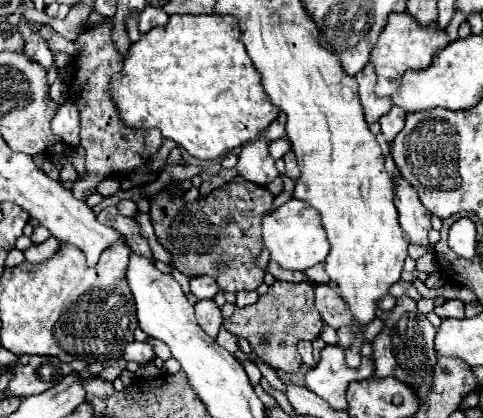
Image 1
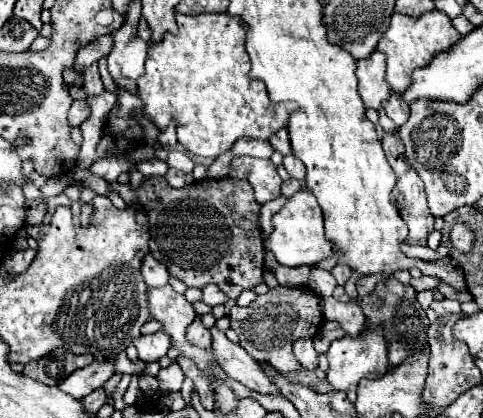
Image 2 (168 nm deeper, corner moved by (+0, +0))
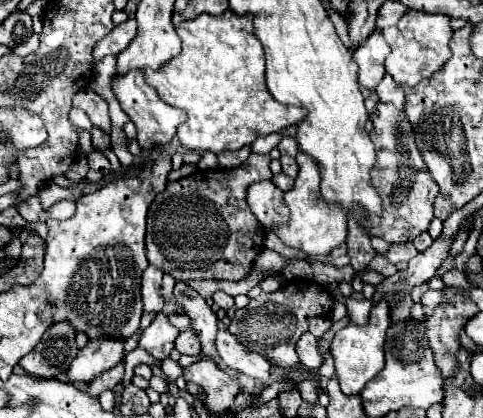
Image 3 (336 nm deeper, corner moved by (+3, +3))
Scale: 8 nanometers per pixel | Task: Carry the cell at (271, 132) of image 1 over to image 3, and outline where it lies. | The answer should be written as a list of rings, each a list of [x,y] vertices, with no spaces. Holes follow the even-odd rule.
[[[283,136],[277,148],[279,148],[279,152],[285,154],[285,156],[297,156],[297,152],[299,152],[297,142],[295,142],[295,138],[291,138],[291,136]]]

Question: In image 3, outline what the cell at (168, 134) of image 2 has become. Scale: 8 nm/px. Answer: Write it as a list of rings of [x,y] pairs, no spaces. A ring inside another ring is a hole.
[[[131,70],[131,72],[125,72],[125,74],[115,74],[113,80],[111,80],[111,88],[113,88],[113,94],[115,98],[119,100],[121,108],[125,110],[125,114],[135,122],[137,126],[137,142],[143,150],[149,150],[153,146],[163,146],[163,144],[169,144],[177,132],[177,126],[183,124],[187,120],[185,112],[181,112],[179,108],[173,108],[169,104],[165,104],[155,88],[151,88],[149,84],[145,84],[143,80],[143,72],[141,70]]]

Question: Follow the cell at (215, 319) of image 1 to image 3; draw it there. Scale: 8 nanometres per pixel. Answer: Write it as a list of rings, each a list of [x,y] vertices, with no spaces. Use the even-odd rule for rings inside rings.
[[[193,330],[179,332],[179,336],[175,340],[175,348],[181,354],[189,354],[189,356],[199,356],[201,354],[201,342],[199,342],[199,338]]]

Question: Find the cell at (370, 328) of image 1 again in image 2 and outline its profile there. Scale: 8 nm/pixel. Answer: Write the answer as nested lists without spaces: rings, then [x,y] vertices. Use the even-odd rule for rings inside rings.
[[[312,267],[310,271],[310,281],[308,281],[310,289],[314,293],[318,293],[320,297],[330,297],[332,289],[336,287],[336,279],[332,277],[330,271],[324,271],[320,267]]]

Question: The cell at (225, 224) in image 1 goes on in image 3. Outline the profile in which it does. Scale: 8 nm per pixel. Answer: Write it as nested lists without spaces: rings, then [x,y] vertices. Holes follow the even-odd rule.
[[[251,152],[249,158],[231,170],[197,170],[191,176],[185,176],[177,182],[169,182],[163,192],[159,192],[149,208],[147,214],[147,258],[153,266],[161,268],[165,274],[171,274],[177,282],[191,282],[191,280],[231,280],[237,282],[247,276],[255,258],[265,248],[265,230],[253,212],[247,206],[245,192],[249,184],[259,180],[269,180],[271,158],[265,154]]]

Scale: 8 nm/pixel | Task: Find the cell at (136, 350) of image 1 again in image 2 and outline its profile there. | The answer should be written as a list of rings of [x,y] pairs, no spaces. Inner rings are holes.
[[[158,331],[152,335],[140,335],[138,339],[134,339],[134,345],[138,349],[138,357],[146,363],[152,361],[160,361],[168,349],[172,347],[172,339],[168,339],[166,331]]]

